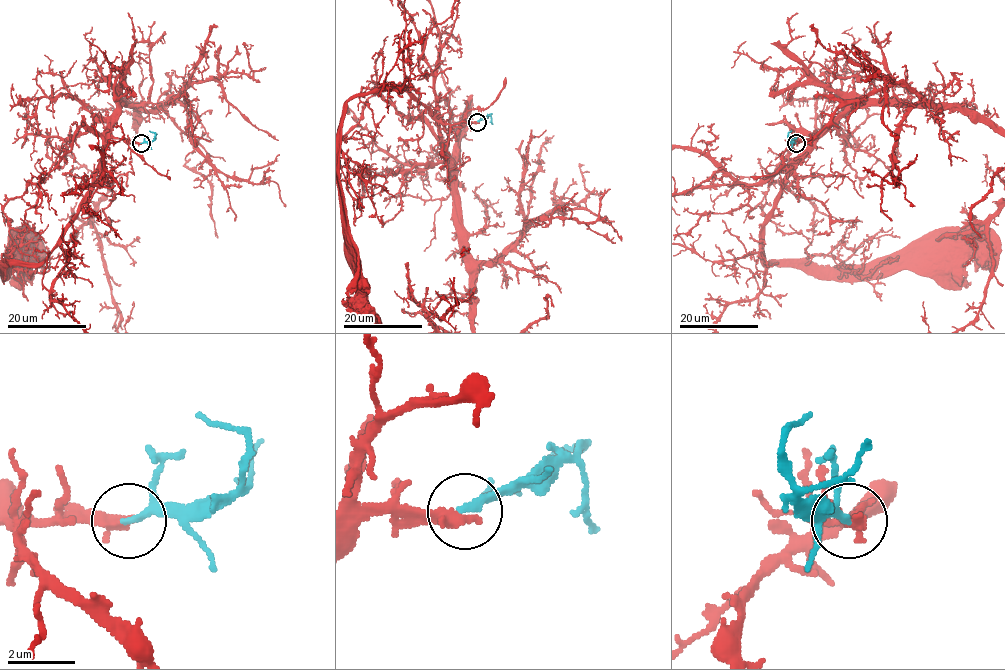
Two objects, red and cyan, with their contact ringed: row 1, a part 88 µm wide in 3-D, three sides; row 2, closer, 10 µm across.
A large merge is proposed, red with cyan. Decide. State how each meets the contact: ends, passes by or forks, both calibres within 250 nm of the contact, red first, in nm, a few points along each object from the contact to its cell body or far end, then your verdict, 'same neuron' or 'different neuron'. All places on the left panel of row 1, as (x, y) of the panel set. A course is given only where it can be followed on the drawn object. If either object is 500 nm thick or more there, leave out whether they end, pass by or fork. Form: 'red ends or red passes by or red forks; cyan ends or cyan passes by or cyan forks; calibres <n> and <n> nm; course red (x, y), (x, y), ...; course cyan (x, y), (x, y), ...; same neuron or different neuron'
red ends; cyan passes by; calibres 380 and 150 nm; course red (141, 143), (110, 134), (123, 105), (136, 107), (136, 145), (94, 222), (119, 312); course cyan (141, 143), (155, 138), (155, 133), (149, 131); same neuron

